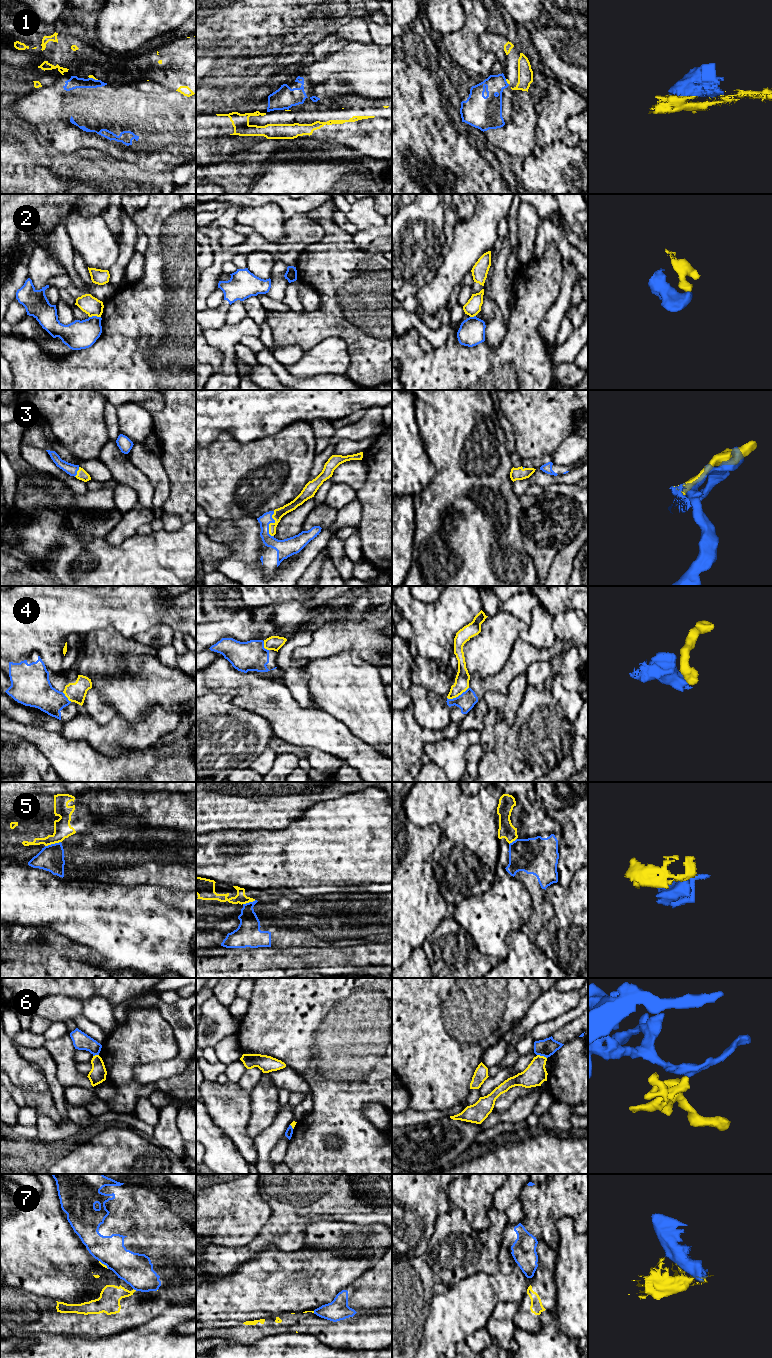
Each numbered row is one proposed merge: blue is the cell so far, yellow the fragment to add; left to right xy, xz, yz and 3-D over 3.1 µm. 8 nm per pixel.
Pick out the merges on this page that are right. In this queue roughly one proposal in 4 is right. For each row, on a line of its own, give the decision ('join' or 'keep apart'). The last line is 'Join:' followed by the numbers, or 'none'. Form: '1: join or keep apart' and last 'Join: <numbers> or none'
1: keep apart
2: keep apart
3: join
4: keep apart
5: keep apart
6: keep apart
7: keep apart
Join: 3

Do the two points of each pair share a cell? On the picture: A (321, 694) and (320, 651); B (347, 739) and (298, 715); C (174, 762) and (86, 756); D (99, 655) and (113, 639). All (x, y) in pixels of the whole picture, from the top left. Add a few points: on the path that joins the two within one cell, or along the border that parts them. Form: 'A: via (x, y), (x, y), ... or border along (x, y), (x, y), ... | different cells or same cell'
A: border along (342, 651), (308, 662) | different cells
B: via (335, 738), (316, 728), (310, 727) | same cell
C: via (152, 764), (108, 764) | same cell
D: via (103, 651), (109, 643) | same cell

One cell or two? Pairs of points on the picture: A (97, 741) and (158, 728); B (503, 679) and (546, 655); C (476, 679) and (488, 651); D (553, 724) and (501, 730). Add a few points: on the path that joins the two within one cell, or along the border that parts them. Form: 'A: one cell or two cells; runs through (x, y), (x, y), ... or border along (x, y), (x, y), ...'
A: one cell; runs through (112, 738), (117, 735), (134, 735), (143, 732)
B: one cell; runs through (513, 668), (526, 655), (535, 655)
C: two cells; border along (501, 668), (470, 677)
D: one cell; runs through (540, 720), (521, 720), (514, 727)

